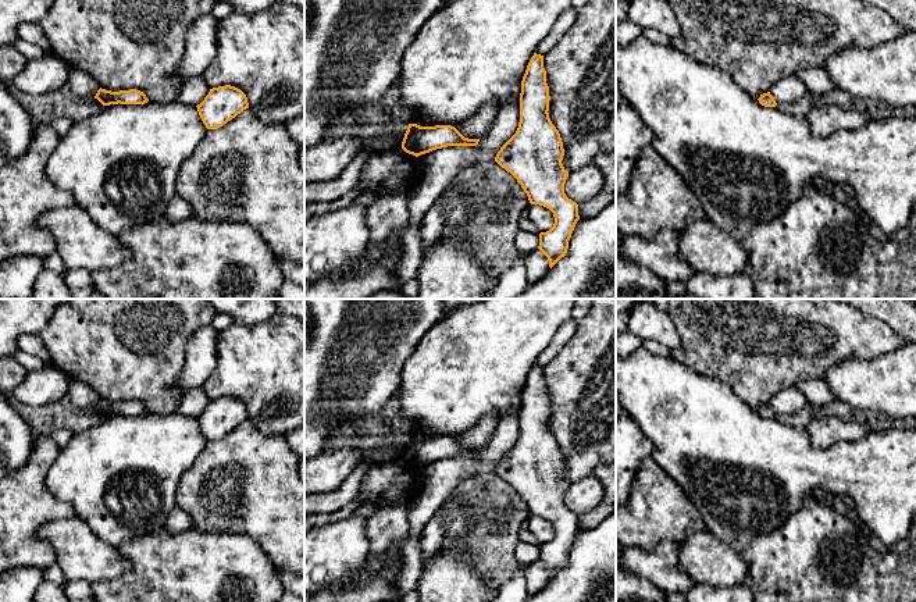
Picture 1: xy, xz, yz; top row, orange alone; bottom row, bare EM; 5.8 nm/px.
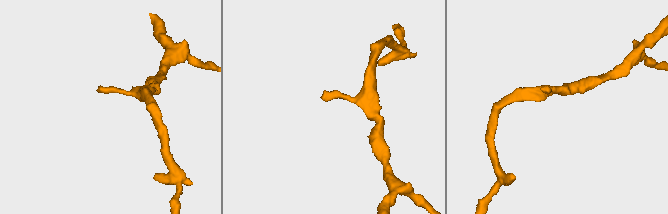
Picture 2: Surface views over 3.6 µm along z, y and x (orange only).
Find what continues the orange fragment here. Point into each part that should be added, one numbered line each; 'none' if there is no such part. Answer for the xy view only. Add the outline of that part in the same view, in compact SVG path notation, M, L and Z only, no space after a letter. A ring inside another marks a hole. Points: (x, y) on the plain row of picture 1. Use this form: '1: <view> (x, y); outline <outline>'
none

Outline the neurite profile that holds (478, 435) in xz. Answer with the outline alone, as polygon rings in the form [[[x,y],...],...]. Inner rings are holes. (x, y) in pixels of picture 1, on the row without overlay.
[[[486,414],[481,417],[468,431],[459,434],[455,439],[468,450],[481,450],[492,439],[499,417]]]

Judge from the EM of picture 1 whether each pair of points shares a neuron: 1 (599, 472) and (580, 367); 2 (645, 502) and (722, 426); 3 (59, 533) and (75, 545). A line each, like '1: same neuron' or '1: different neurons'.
1: different neurons
2: different neurons
3: same neuron

